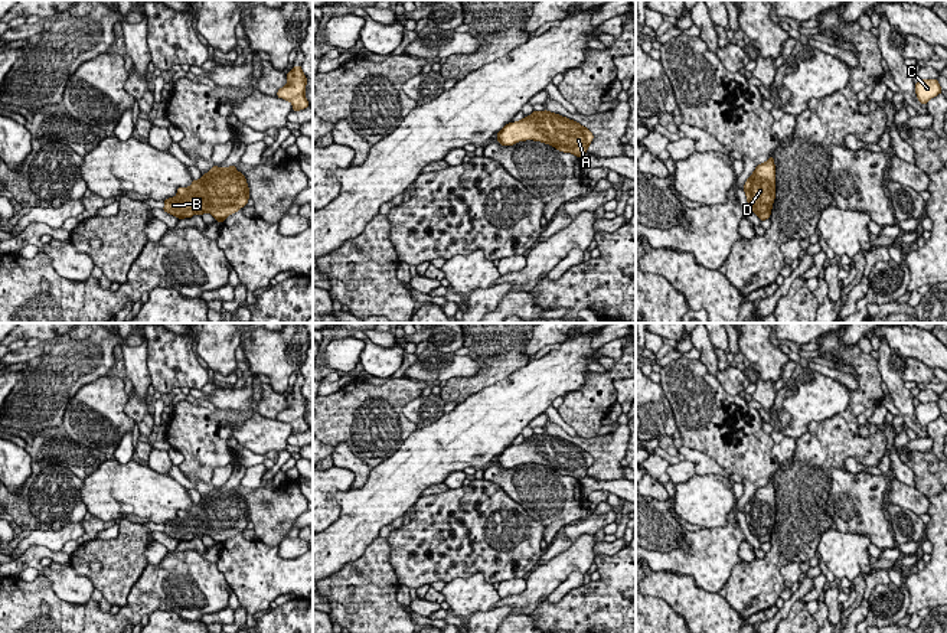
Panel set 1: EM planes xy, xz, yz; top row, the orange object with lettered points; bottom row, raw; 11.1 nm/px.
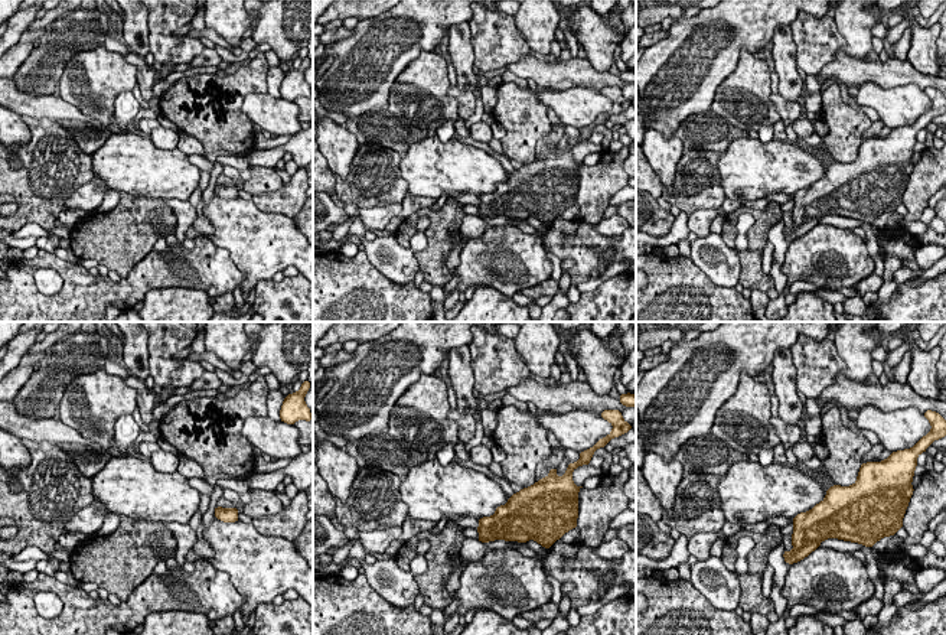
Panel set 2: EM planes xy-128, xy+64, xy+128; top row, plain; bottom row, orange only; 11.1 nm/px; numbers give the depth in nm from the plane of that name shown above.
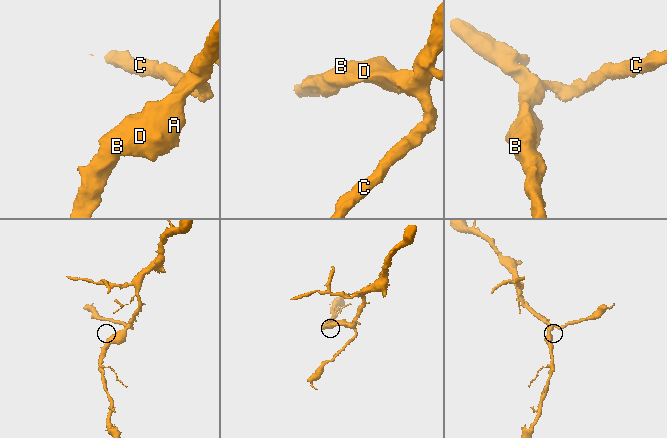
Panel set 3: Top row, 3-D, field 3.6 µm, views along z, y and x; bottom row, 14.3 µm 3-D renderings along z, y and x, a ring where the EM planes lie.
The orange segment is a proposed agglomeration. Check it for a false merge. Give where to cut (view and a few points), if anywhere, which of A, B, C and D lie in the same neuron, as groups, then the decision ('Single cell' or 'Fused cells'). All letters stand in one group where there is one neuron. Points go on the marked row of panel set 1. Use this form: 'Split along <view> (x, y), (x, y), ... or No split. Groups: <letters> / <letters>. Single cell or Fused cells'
No split. Groups: A B C D. Single cell

